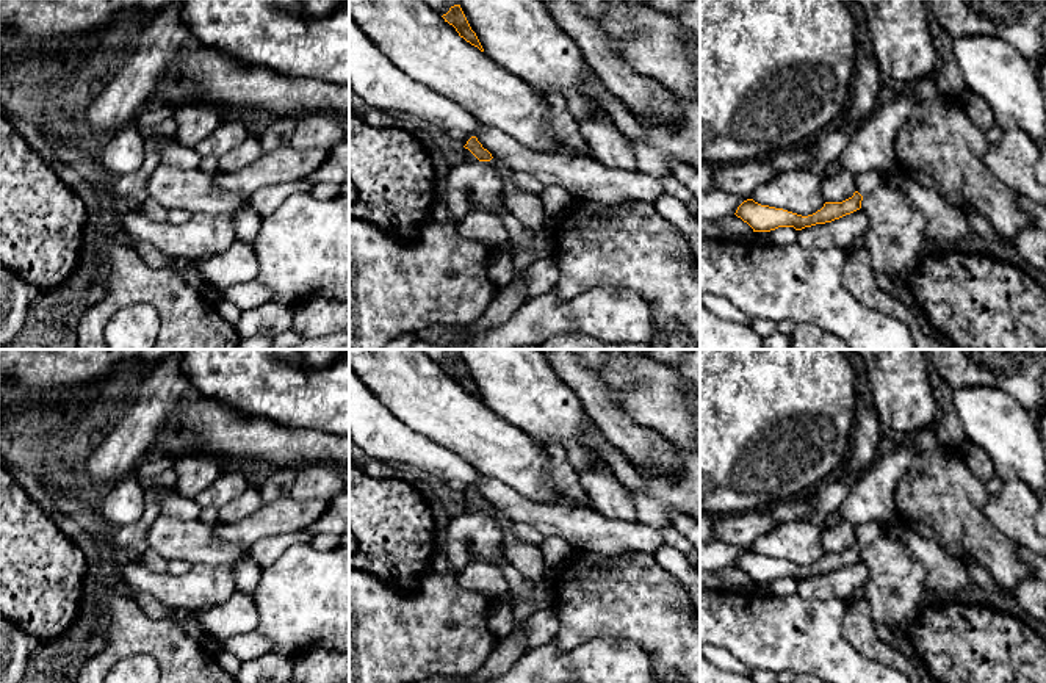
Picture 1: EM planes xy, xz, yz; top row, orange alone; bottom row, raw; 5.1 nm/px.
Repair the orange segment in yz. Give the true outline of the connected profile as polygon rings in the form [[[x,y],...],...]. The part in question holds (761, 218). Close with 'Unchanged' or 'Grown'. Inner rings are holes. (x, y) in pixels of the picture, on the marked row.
[[[872,169],[857,175],[855,183],[857,191],[852,197],[842,202],[825,202],[821,210],[808,216],[802,216],[783,208],[761,205],[753,199],[744,201],[734,215],[747,222],[753,232],[770,232],[778,227],[794,227],[795,230],[802,230],[816,224],[831,222],[860,210],[861,201],[880,185],[886,183],[886,174],[878,169]]]. Grown

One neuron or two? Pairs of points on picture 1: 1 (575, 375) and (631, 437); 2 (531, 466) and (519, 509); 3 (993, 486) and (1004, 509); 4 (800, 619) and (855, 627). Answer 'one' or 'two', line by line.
1: one
2: two
3: two
4: two

